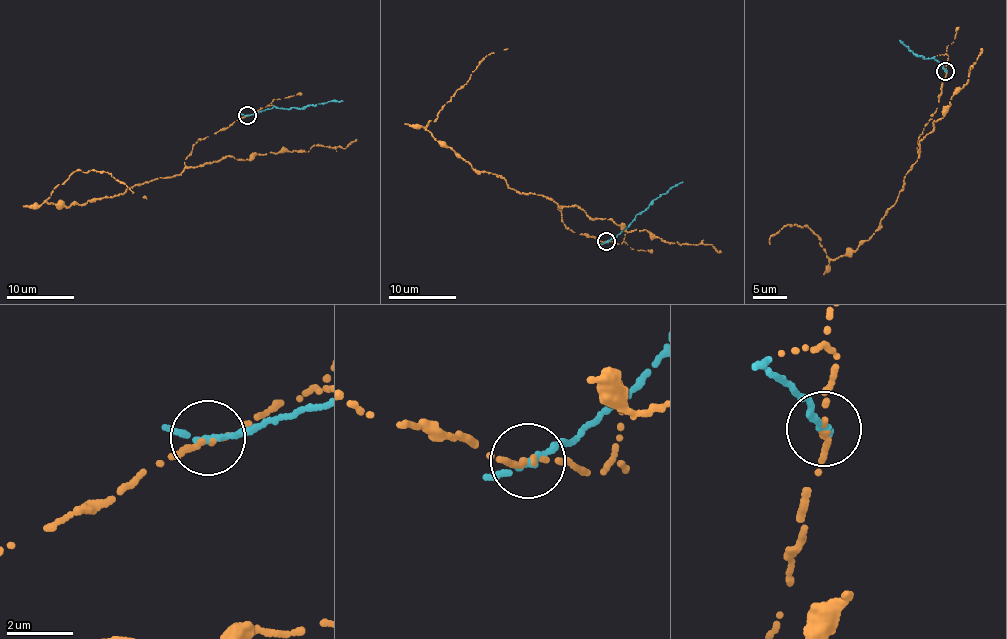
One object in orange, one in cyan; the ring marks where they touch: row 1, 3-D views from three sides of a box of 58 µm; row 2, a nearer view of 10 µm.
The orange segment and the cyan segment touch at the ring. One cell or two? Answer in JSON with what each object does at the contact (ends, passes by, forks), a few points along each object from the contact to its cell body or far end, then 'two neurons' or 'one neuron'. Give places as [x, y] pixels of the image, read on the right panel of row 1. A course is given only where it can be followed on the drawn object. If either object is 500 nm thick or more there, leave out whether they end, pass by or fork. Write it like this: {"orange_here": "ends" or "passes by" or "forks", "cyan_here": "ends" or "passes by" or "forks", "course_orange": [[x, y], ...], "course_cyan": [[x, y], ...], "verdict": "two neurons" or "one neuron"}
{"orange_here": "ends", "cyan_here": "passes by", "course_orange": [[945, 71], [918, 155], [877, 231], [829, 259], [804, 225], [786, 224], [769, 243]], "course_cyan": [[945, 71], [934, 57], [926, 59], [917, 55], [899, 40]], "verdict": "one neuron"}

